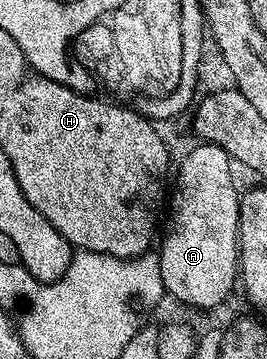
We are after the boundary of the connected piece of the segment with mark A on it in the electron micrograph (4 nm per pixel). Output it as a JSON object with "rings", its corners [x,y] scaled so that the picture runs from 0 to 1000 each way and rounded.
{"rings":[[[764,396],[730,404],[738,409],[715,415],[678,451],[655,529],[640,535],[640,618],[633,641],[618,657],[618,671],[603,680],[603,702],[596,699],[596,721],[603,727],[607,752],[607,791],[618,799],[618,813],[633,825],[648,822],[655,833],[682,836],[693,847],[712,847],[723,858],[813,858],[858,825],[858,811],[873,802],[895,780],[895,694],[891,694],[891,563],[899,557],[899,538],[873,518],[865,501],[865,479],[858,479],[858,457],[865,443],[831,409],[805,407],[801,401],[775,401]]]}

